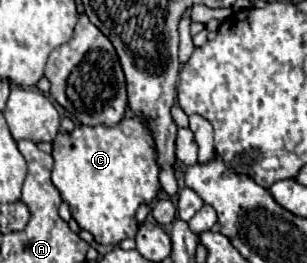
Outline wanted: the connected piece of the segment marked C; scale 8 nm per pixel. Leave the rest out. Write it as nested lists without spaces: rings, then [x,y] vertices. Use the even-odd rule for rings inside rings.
[[[142,116],[124,118],[116,126],[84,126],[78,124],[72,132],[58,132],[54,138],[52,158],[52,184],[58,188],[62,200],[70,206],[72,218],[78,222],[82,230],[88,230],[98,244],[114,244],[124,238],[134,238],[136,234],[136,210],[142,204],[152,204],[160,186],[160,166],[158,166],[158,152],[154,144],[154,136],[150,132],[150,124],[144,124]]]

